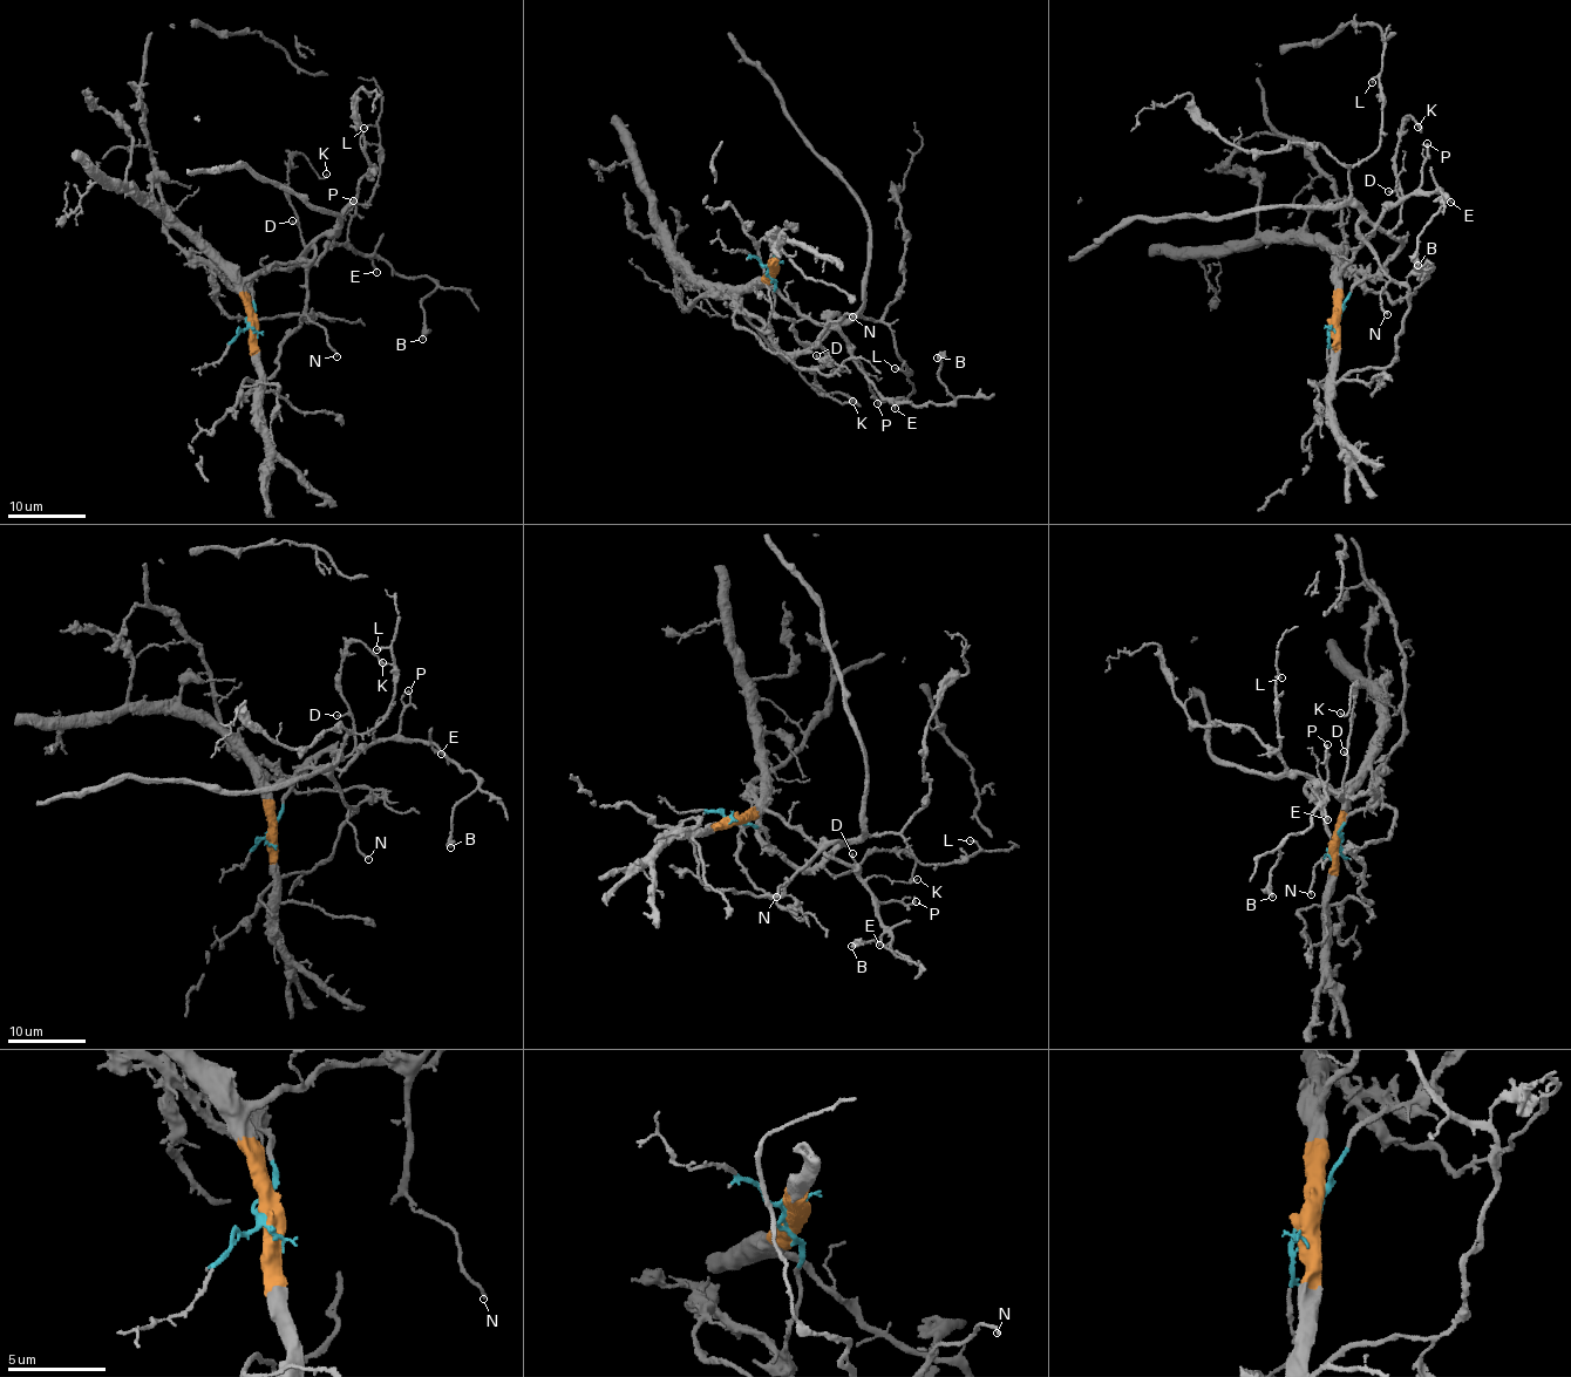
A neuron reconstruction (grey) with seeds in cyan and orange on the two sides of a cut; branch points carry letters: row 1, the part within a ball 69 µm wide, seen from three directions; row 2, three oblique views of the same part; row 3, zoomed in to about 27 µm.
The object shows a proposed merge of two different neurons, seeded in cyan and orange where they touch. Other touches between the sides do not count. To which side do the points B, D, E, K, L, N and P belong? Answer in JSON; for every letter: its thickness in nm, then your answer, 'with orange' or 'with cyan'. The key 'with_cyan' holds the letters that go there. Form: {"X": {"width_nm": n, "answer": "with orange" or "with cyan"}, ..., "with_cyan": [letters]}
{"B": {"width_nm": 340, "answer": "with orange"}, "D": {"width_nm": 100, "answer": "with cyan"}, "E": {"width_nm": 120, "answer": "with orange"}, "K": {"width_nm": 90, "answer": "with cyan"}, "L": {"width_nm": 110, "answer": "with cyan"}, "N": {"width_nm": 150, "answer": "with cyan"}, "P": {"width_nm": 150, "answer": "with orange"}, "with_cyan": ["D", "K", "L", "N"]}

